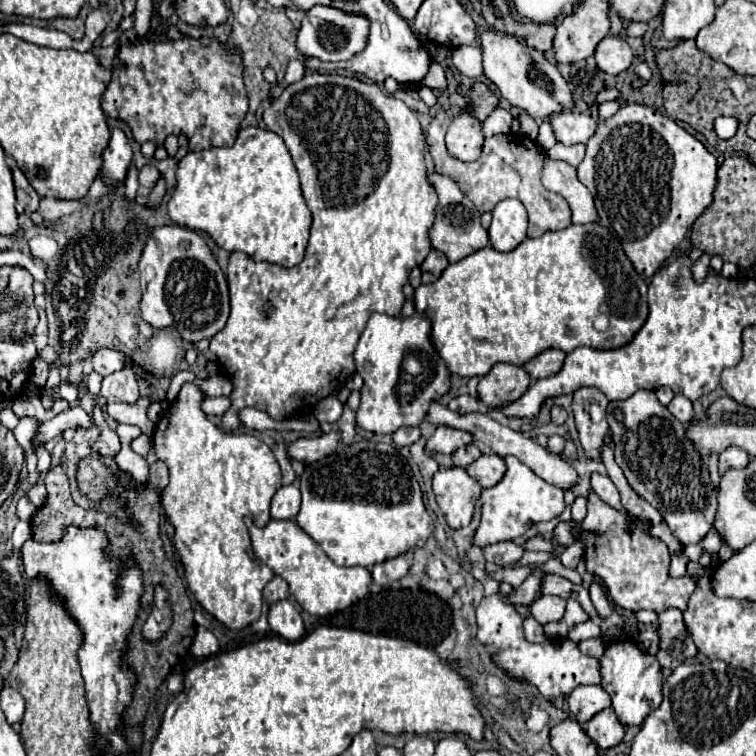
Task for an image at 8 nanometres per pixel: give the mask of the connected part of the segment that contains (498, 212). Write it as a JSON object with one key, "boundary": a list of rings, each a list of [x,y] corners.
{"boundary":[[[504,199],[492,211],[490,243],[496,251],[512,251],[526,239],[528,217],[518,199]]]}

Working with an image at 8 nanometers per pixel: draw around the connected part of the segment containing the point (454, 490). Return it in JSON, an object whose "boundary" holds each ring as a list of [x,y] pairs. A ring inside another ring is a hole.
{"boundary":[[[460,467],[442,469],[432,479],[436,503],[452,529],[466,527],[472,519],[474,505],[480,497],[480,483],[468,477]]]}

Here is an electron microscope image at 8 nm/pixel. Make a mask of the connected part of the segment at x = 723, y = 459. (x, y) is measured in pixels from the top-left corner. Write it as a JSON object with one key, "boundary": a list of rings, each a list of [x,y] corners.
{"boundary":[[[728,447],[720,453],[720,473],[728,469],[742,469],[748,463],[748,453],[740,447]]]}

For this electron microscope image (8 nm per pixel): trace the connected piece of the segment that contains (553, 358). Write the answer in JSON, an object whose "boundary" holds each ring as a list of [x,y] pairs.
{"boundary":[[[548,349],[548,351],[536,355],[532,361],[528,361],[524,365],[524,369],[530,373],[532,381],[546,379],[546,377],[556,375],[562,369],[564,357],[566,357],[564,351],[560,351],[560,349]]]}

